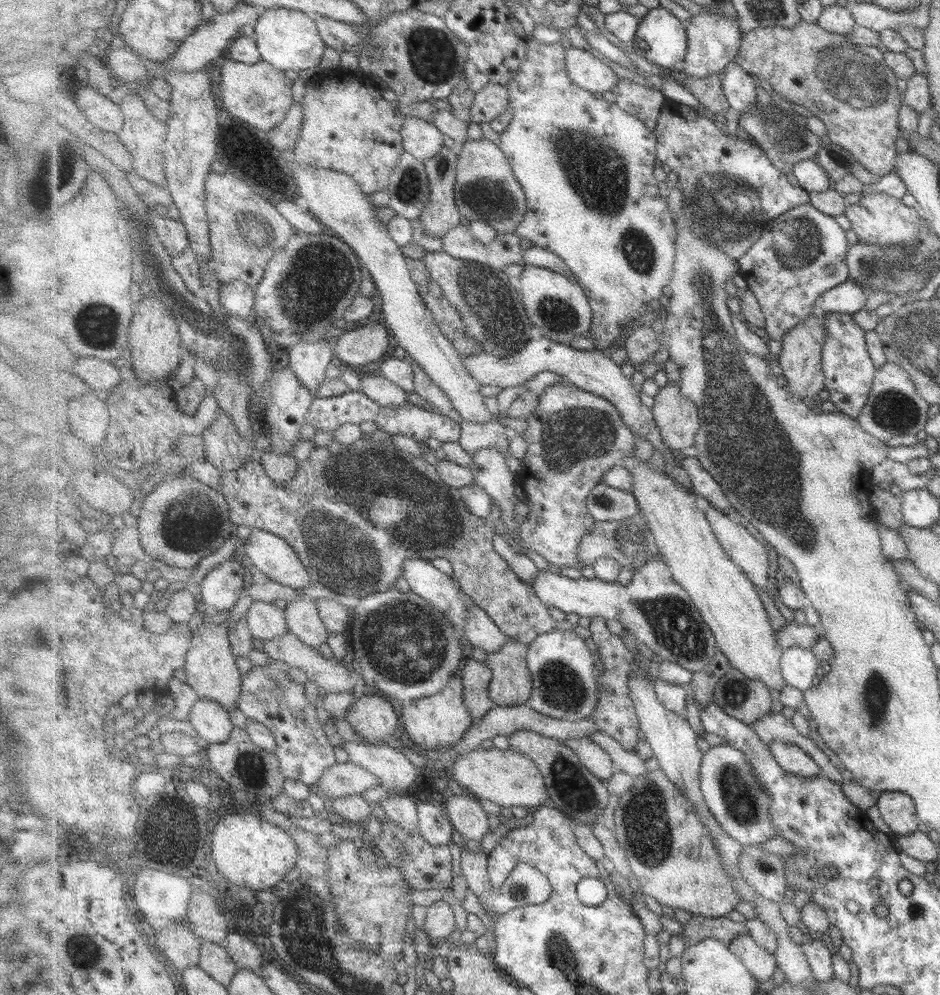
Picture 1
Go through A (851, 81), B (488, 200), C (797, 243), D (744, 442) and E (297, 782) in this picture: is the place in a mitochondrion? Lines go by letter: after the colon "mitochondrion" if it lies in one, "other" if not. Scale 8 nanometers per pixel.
A: mitochondrion
B: mitochondrion
C: mitochondrion
D: mitochondrion
E: other

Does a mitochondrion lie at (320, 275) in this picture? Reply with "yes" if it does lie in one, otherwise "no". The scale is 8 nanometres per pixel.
yes

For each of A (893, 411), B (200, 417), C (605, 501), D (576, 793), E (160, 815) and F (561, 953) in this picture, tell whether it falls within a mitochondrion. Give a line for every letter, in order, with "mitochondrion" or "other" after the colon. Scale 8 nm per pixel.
A: mitochondrion
B: other
C: mitochondrion
D: mitochondrion
E: mitochondrion
F: mitochondrion

